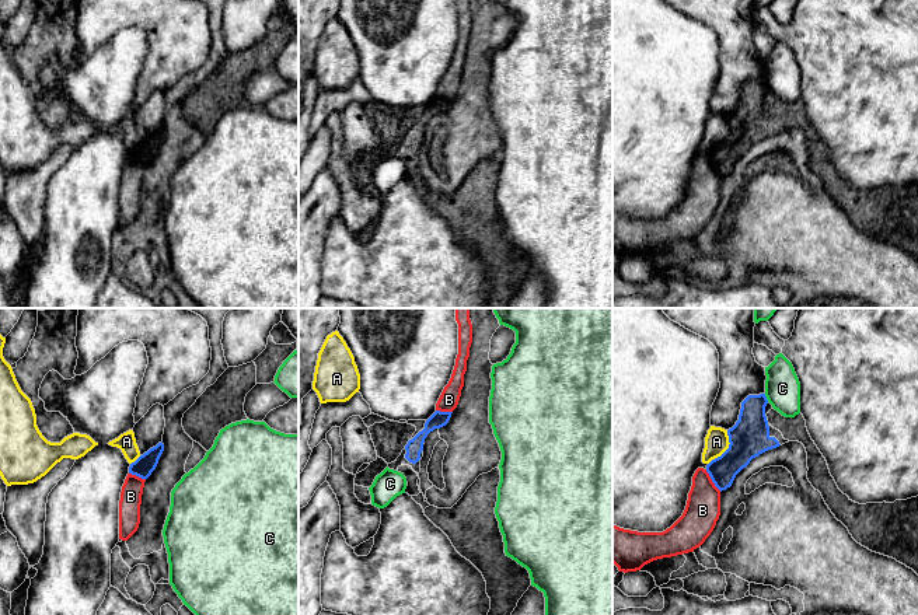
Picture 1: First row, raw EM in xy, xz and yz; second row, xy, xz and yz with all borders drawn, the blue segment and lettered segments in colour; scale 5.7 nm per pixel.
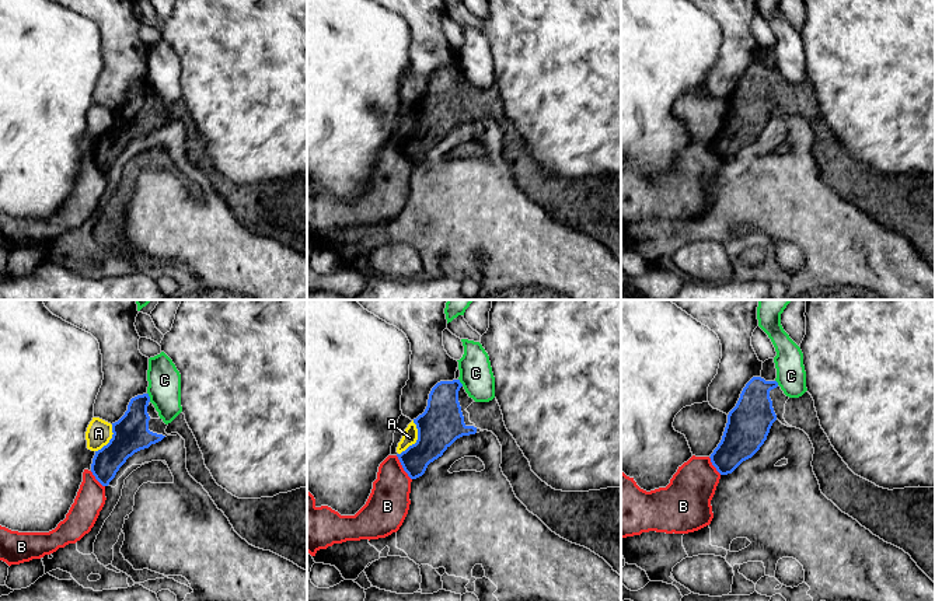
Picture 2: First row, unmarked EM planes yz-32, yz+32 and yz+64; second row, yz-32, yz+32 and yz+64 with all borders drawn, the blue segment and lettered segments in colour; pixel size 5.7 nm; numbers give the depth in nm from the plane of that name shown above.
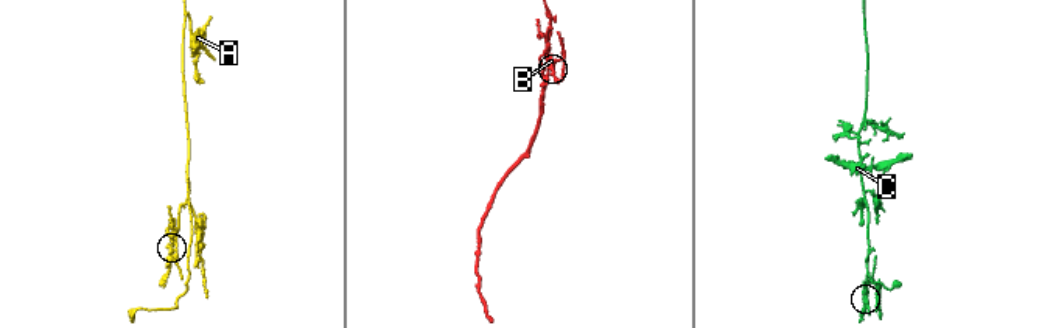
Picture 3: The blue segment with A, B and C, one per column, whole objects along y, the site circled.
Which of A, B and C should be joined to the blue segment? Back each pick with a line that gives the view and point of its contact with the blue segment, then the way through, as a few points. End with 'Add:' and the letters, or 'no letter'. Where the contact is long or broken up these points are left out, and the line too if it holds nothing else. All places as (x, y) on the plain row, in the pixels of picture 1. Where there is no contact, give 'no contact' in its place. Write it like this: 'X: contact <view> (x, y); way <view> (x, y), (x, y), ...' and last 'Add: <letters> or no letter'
Add: no letter

